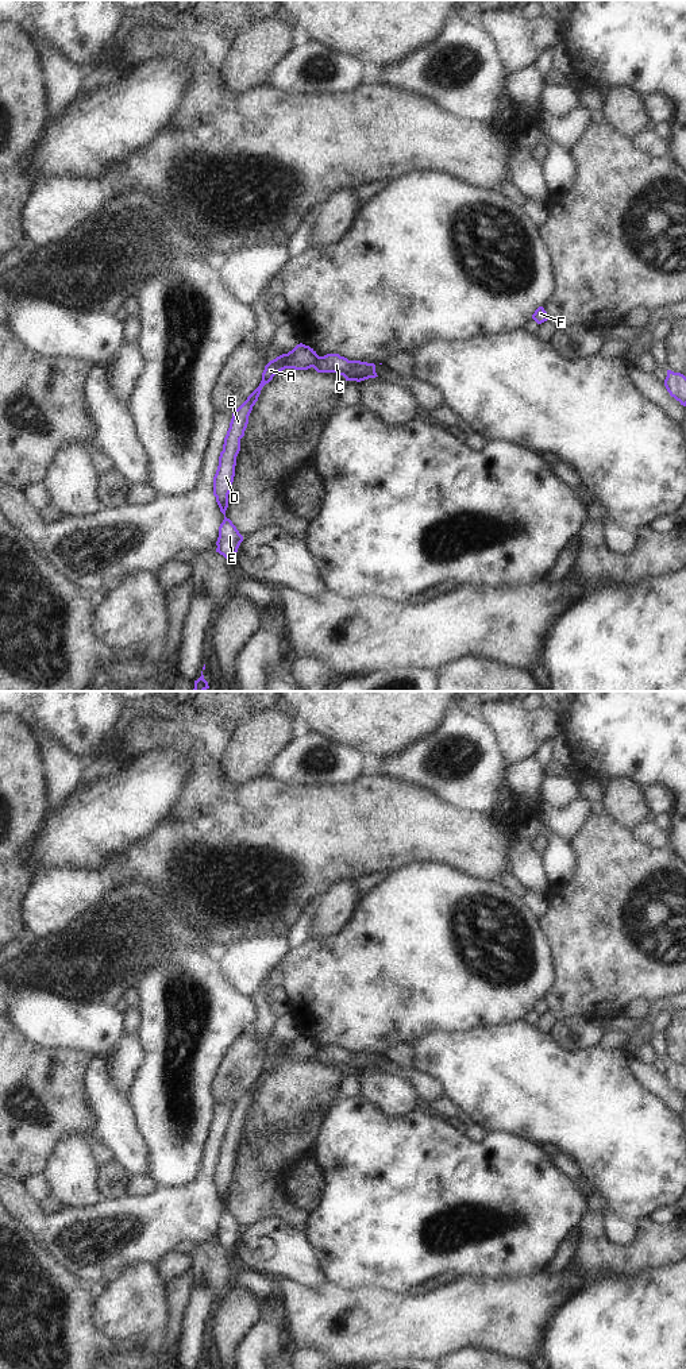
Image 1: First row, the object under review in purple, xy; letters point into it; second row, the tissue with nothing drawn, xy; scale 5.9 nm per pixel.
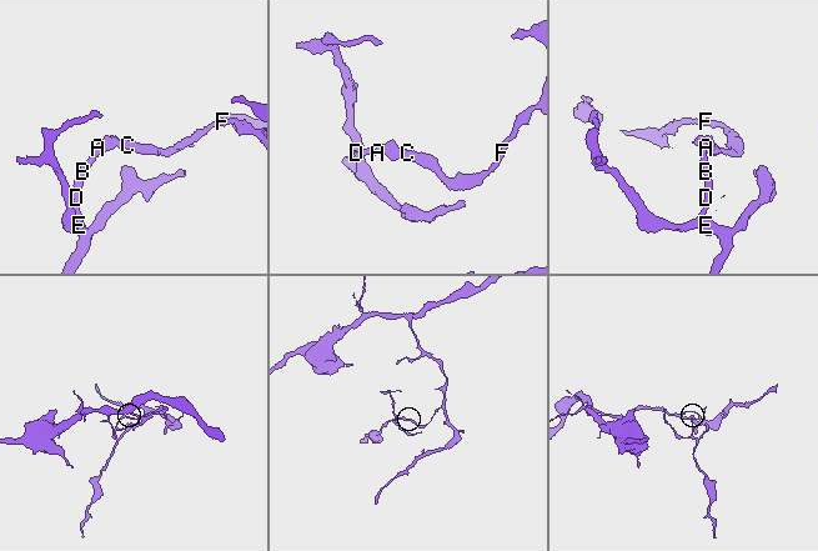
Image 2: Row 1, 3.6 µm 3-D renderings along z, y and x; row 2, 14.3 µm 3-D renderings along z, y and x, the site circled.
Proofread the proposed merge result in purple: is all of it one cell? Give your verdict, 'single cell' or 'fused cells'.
fused cells

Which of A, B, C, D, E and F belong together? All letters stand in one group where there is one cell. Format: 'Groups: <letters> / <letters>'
Groups: A B D E / C F.

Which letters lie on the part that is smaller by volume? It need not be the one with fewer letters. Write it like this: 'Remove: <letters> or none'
Remove: A, B, D, E

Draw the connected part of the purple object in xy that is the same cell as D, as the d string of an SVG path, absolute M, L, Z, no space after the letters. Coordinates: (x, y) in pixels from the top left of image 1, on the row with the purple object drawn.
M300 343L288 354L282 354L270 360L265 366L259 386L232 413L230 428L224 437L223 451L219 456L219 466L213 477L213 495L216 497L220 512L224 514L224 520L219 527L216 552L230 562L238 552L238 548L243 541L243 536L239 533L232 521L226 517L226 510L228 508L228 494L232 489L235 477L236 456L240 451L240 439L244 436L253 406L258 401L262 387L269 383L277 373L285 369L308 370L313 367L317 358L319 355L313 348Z

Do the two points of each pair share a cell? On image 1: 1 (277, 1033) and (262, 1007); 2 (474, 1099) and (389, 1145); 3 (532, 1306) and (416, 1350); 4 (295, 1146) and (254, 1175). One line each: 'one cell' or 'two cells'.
1: two cells
2: two cells
3: one cell
4: two cells

